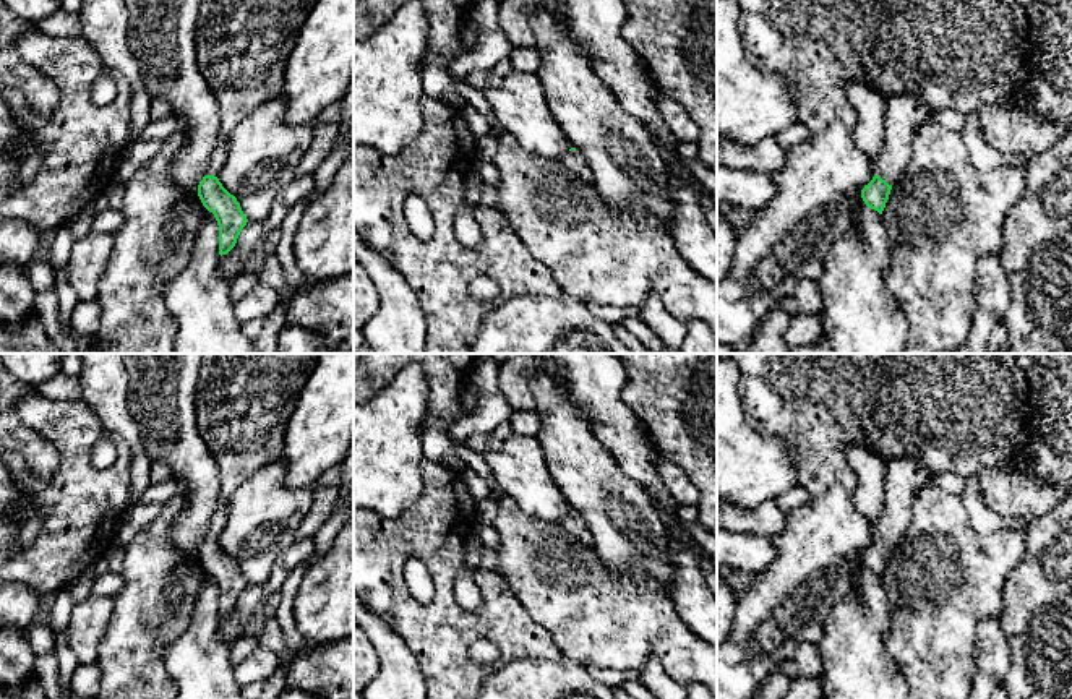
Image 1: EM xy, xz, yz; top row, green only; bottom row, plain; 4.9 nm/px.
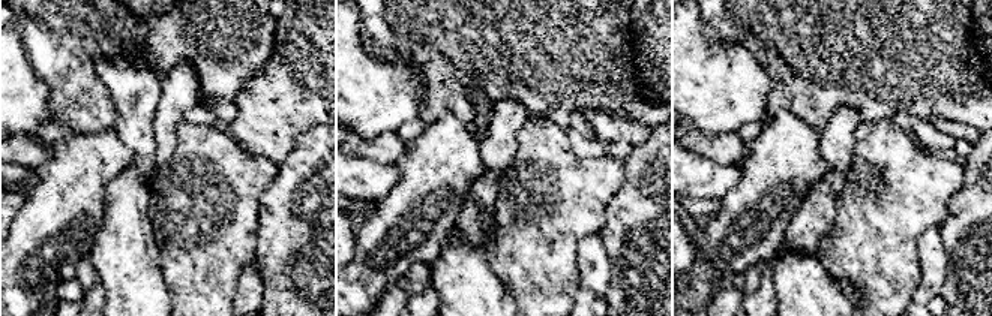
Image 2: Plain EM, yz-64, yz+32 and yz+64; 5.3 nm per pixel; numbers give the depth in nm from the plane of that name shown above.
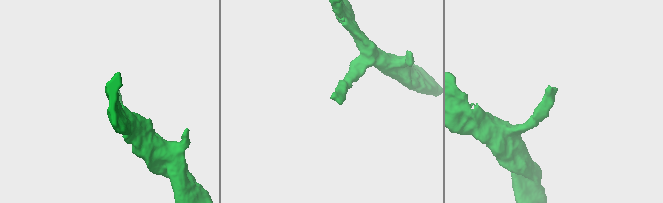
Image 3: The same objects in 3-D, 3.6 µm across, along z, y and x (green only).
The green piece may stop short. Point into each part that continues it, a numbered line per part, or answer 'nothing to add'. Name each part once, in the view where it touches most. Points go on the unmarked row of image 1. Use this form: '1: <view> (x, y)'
1: yz (904, 479)

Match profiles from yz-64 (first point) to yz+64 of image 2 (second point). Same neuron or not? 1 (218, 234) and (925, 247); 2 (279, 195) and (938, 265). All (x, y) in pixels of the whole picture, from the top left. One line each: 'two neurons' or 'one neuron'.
1: two neurons
2: two neurons

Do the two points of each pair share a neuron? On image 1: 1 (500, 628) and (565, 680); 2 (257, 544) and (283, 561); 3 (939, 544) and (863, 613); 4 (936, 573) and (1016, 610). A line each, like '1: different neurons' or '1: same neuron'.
1: different neurons
2: different neurons
3: different neurons
4: different neurons

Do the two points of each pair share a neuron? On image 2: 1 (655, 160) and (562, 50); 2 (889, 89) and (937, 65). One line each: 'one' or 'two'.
1: two
2: one

